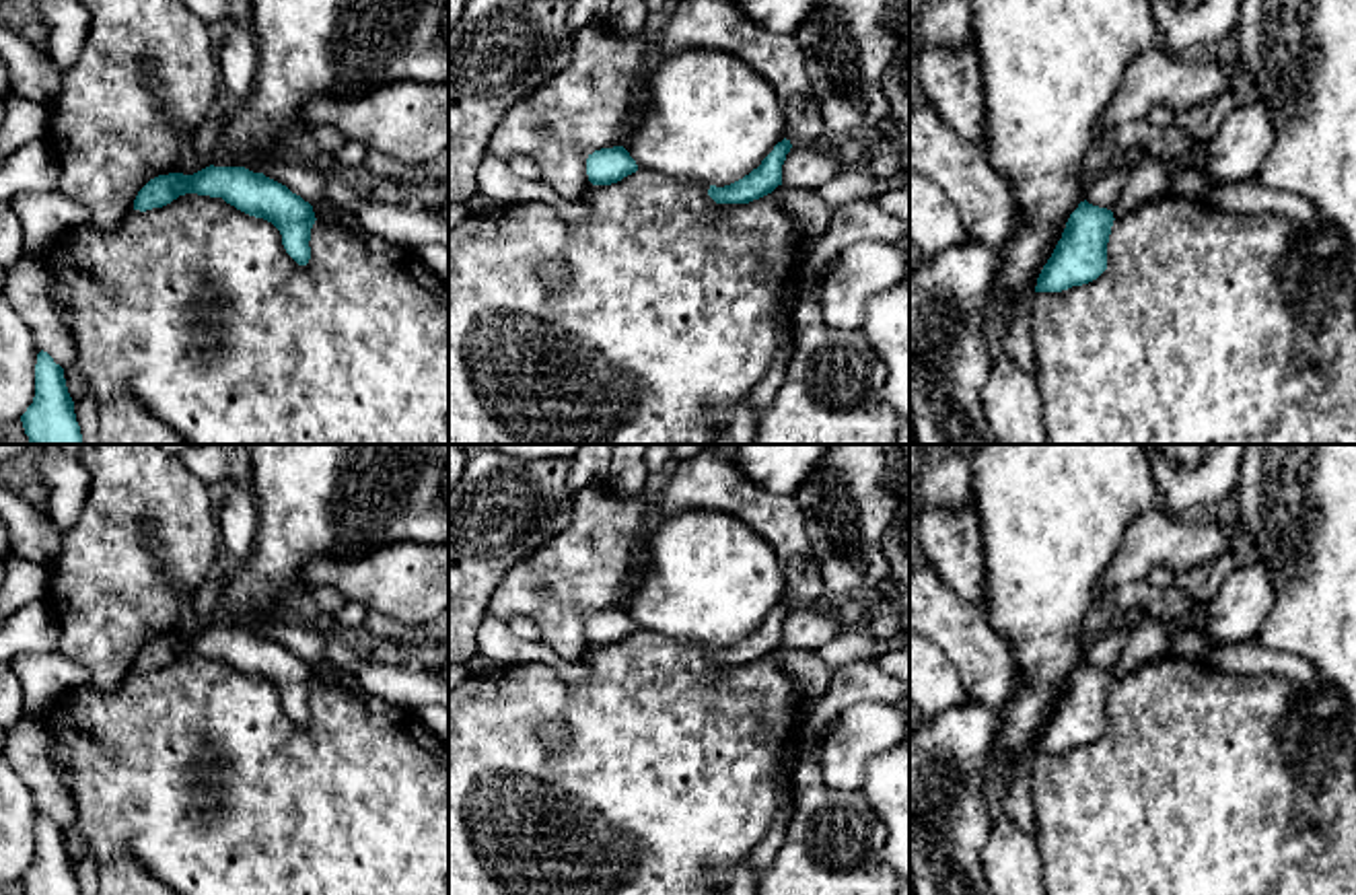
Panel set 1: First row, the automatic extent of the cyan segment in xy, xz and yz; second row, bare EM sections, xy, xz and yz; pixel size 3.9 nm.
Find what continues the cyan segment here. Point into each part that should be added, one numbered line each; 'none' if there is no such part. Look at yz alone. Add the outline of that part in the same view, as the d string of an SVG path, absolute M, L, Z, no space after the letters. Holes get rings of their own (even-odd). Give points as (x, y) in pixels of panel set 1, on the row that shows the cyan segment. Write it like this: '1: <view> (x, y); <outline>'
none

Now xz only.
none

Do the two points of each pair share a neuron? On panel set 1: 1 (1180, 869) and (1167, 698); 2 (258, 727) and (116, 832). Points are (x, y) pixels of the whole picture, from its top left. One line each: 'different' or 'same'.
1: same
2: same

